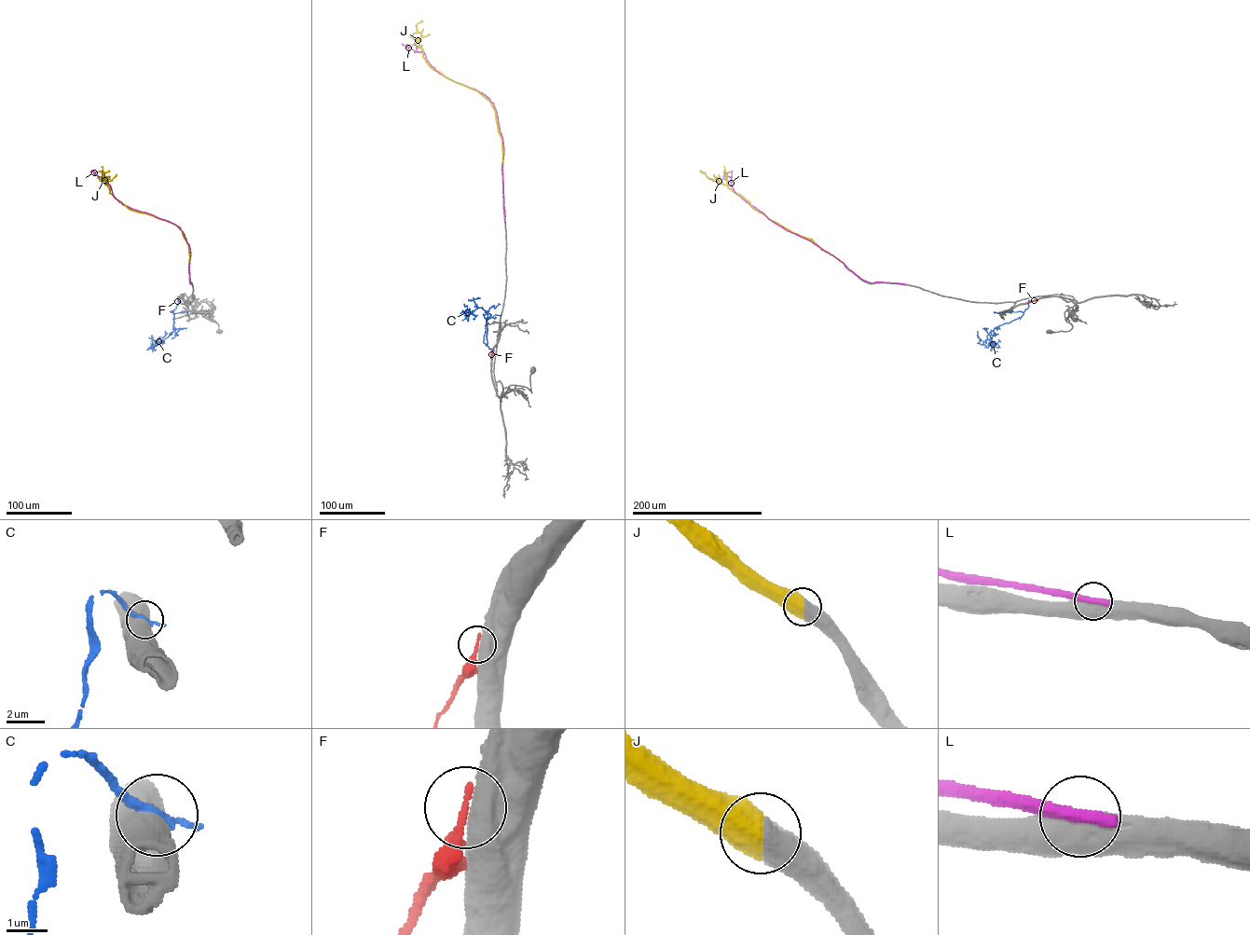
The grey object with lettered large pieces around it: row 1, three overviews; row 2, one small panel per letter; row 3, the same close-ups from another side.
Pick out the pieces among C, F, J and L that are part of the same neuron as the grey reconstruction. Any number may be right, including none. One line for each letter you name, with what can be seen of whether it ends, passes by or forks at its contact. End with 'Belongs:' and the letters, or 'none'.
J: it ends there
Belongs: J

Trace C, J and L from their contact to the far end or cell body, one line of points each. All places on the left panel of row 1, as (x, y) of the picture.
C: (180, 301), (173, 311), (174, 330), (157, 345), (152, 345), (154, 347), (150, 343)
J: (189, 262), (188, 246), (182, 231), (173, 224), (131, 210), (118, 200), (105, 184), (103, 173), (108, 171)
L: (192, 284), (189, 247), (180, 227), (123, 205), (113, 195), (103, 178), (92, 170), (89, 176)

